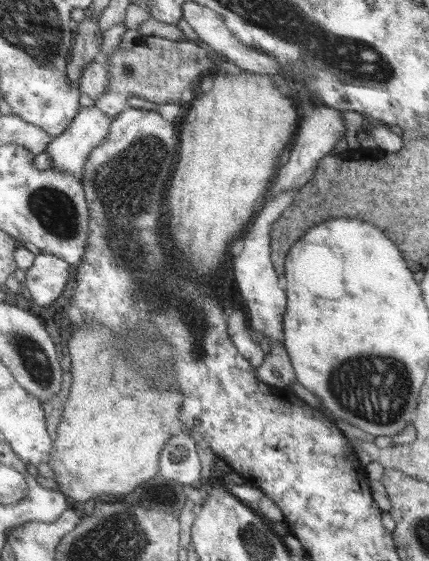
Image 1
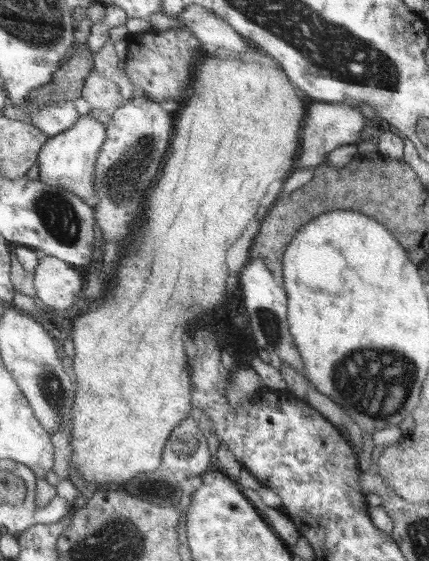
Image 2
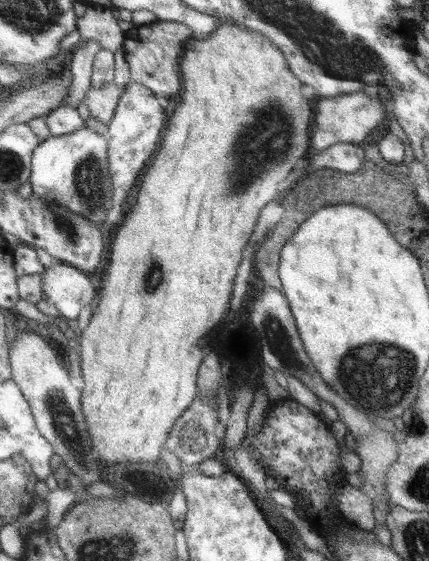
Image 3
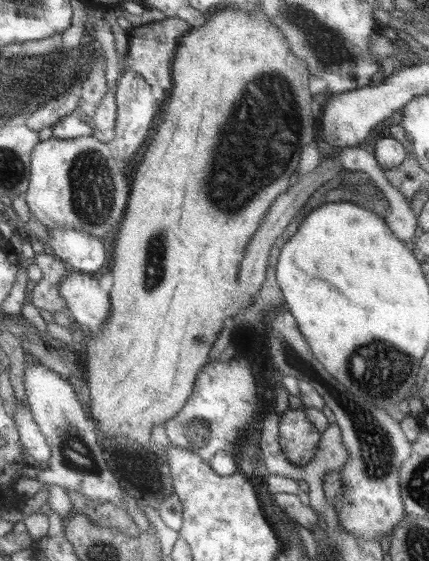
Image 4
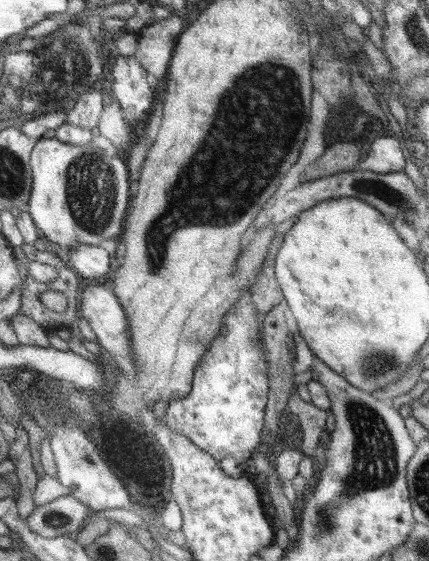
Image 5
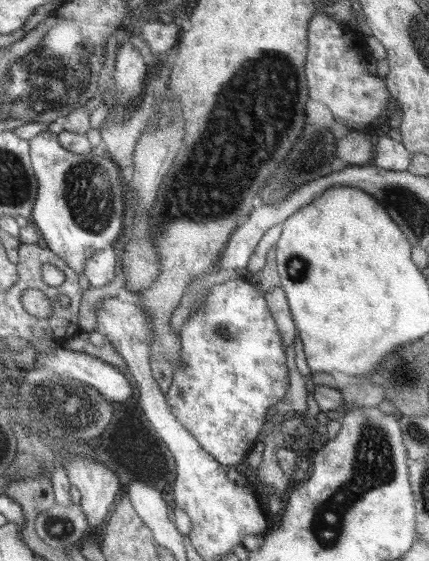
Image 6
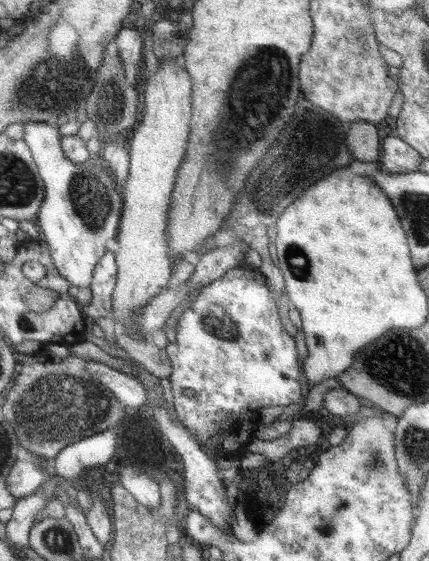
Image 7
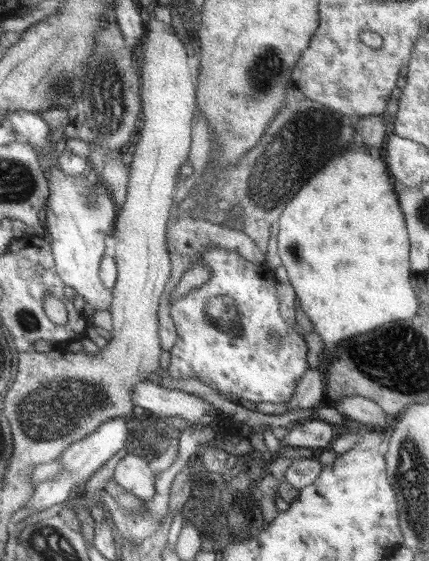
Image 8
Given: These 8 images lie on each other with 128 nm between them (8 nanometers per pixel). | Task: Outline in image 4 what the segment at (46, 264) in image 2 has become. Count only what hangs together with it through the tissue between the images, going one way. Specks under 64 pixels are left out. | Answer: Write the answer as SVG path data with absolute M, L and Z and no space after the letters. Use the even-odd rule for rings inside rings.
M70 269L58 290L67 302L66 311L74 324L86 326L93 335L101 334L102 325L111 313L111 302L99 281L88 273Z

